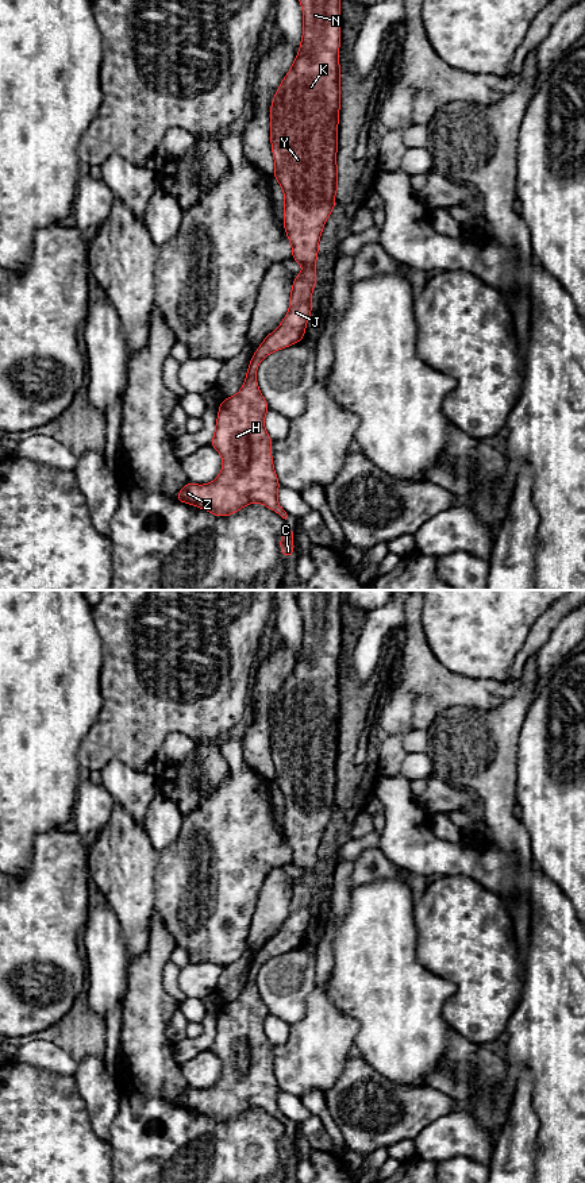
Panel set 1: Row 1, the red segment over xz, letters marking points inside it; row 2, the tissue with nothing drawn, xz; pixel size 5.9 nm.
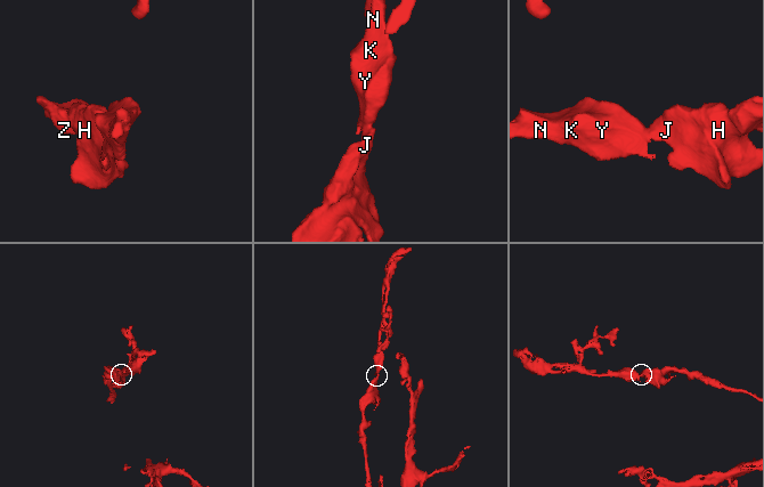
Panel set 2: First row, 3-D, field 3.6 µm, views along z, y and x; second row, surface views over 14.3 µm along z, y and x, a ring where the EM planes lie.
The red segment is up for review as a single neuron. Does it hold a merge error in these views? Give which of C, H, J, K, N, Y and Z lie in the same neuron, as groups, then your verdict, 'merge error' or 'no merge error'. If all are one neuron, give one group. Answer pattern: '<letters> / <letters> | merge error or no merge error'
C H J K N Y Z | no merge error

